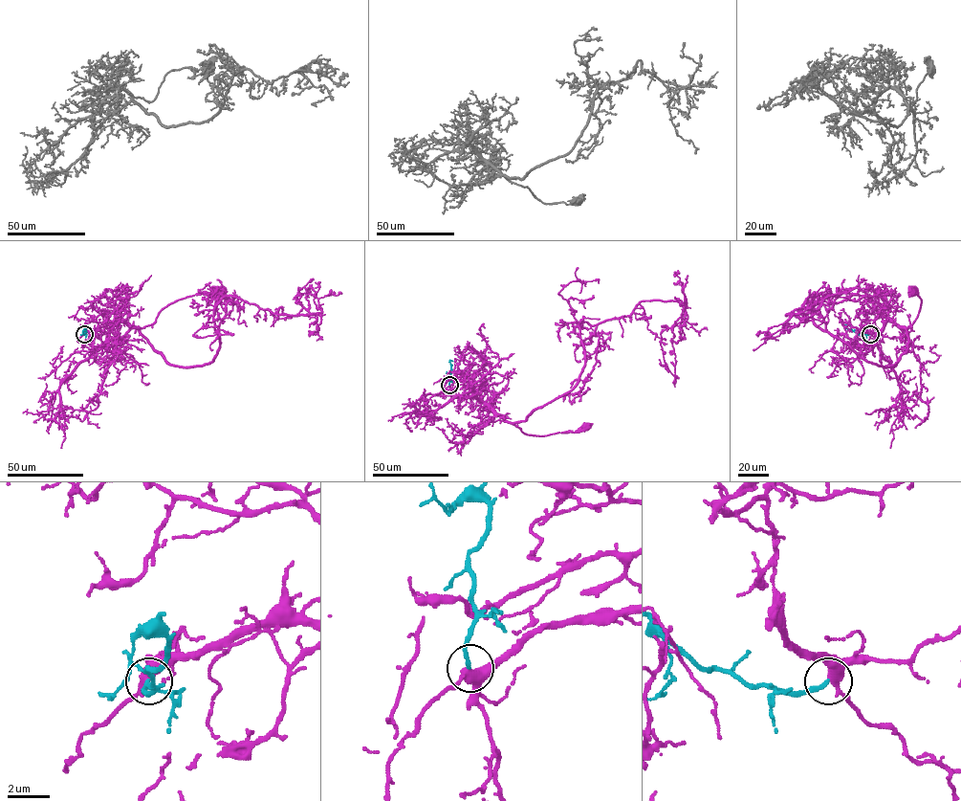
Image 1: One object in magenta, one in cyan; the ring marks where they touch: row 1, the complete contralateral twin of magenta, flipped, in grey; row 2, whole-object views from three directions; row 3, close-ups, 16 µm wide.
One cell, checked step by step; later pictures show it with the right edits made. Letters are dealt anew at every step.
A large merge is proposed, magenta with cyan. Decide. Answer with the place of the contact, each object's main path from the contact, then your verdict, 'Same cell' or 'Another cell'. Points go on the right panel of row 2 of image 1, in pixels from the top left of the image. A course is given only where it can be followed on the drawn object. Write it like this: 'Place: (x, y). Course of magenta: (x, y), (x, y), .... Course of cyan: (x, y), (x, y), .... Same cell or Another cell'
Place: (870, 334). Course of magenta: (870, 334), (863, 331), (877, 334), (887, 321), (906, 327), (911, 324), (921, 300), (912, 290). Course of cyan: (870, 334), (847, 329), (846, 324). Same cell

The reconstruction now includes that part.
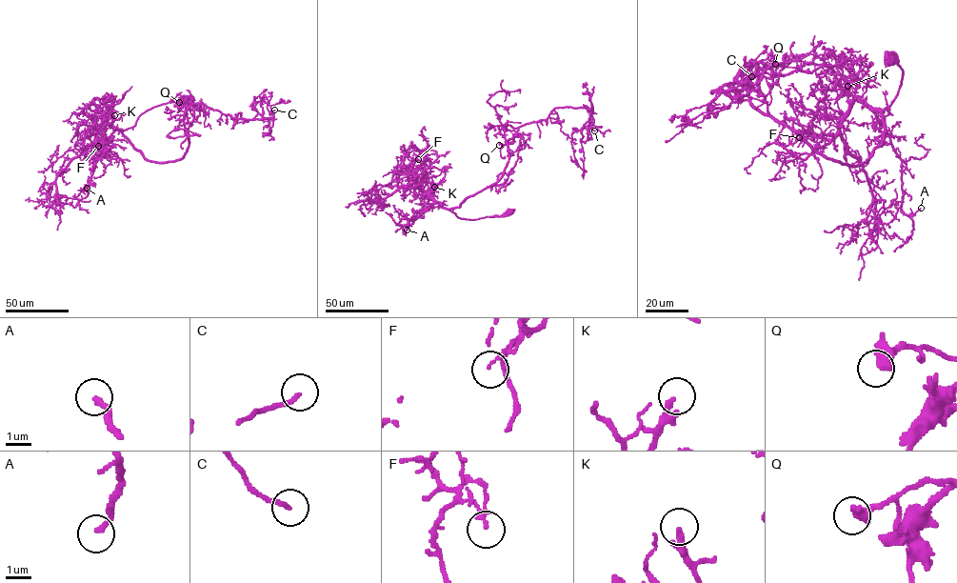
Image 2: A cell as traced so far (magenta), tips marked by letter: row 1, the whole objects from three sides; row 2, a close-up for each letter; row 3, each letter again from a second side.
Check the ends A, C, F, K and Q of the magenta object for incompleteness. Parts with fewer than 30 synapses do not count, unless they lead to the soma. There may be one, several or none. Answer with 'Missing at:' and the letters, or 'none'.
Missing at: A, K

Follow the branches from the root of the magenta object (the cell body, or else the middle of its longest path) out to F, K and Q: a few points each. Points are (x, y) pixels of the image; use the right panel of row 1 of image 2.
F: (889, 57), (897, 60), (903, 75), (888, 107), (870, 110), (855, 100), (835, 134), (805, 131), (799, 137)
K: (889, 57), (897, 60), (903, 70), (902, 85), (894, 99), (883, 110), (870, 109), (853, 96), (847, 86)
Q: (889, 57), (902, 85), (881, 110), (882, 144), (857, 165), (818, 154), (752, 105), (744, 81), (775, 64)

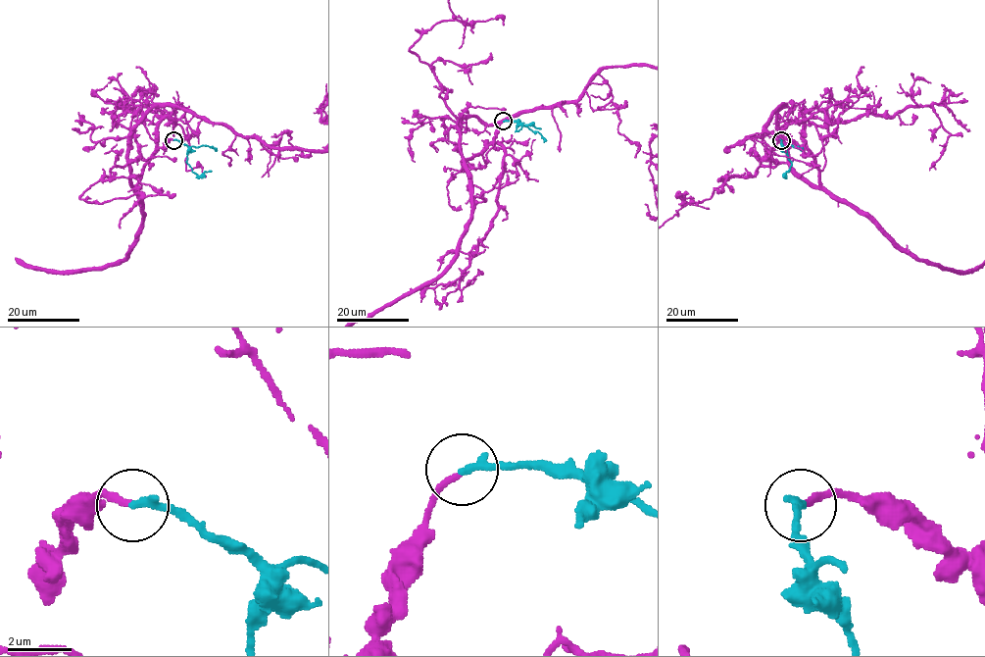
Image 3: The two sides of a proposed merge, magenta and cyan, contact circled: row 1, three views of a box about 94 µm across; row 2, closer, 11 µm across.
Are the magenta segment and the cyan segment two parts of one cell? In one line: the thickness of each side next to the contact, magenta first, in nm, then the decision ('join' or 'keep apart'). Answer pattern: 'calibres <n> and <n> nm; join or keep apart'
calibres 190 and 280 nm; join

